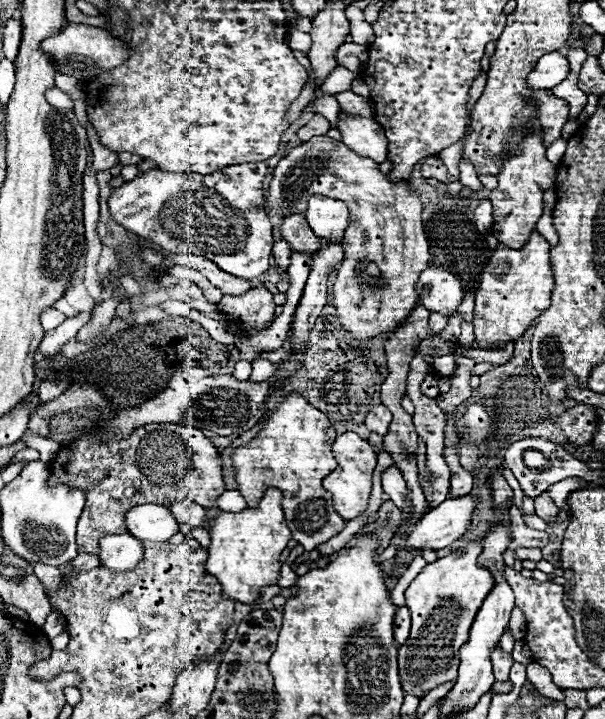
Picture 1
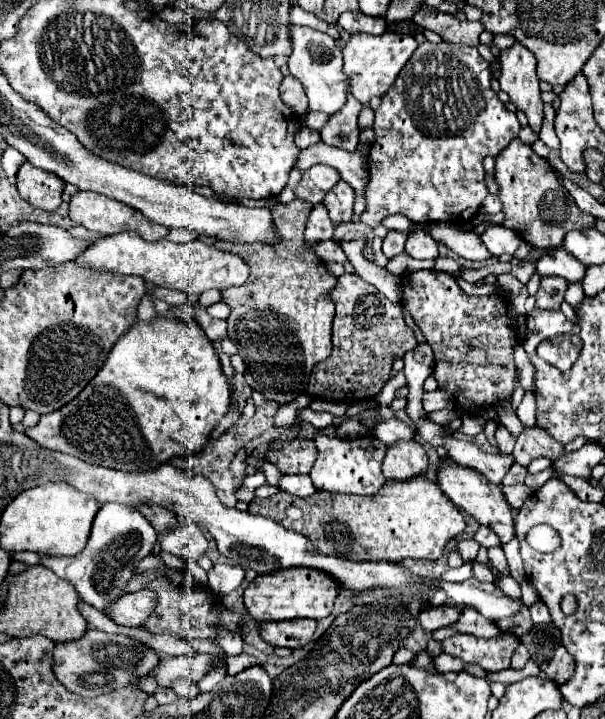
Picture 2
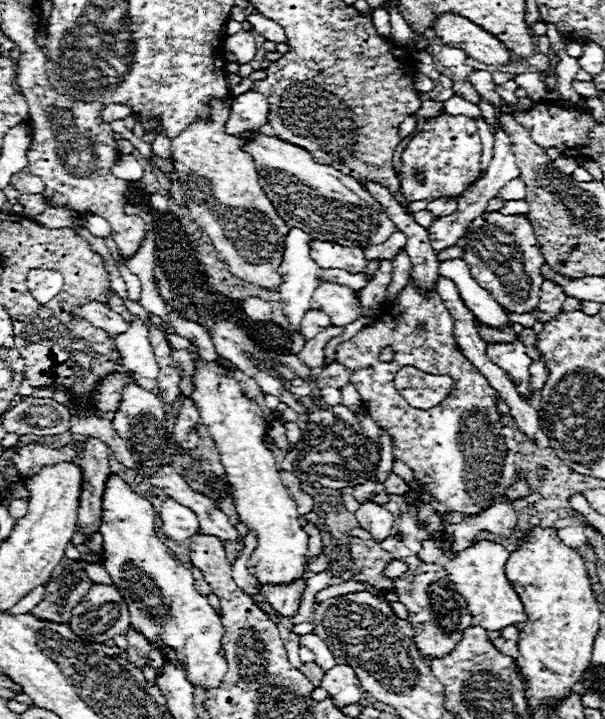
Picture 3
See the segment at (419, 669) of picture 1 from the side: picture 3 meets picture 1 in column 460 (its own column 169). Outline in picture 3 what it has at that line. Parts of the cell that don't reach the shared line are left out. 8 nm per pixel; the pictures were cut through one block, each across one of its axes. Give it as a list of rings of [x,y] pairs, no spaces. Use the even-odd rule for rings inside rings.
[[[110,474],[100,524],[100,534],[104,536],[104,568],[128,604],[130,624],[152,644],[162,638],[162,642],[176,652],[178,662],[194,686],[216,688],[226,674],[222,652],[224,626],[218,612],[208,604],[208,598],[194,590],[192,572],[184,568],[156,536],[154,518],[154,506],[138,496],[120,476]]]

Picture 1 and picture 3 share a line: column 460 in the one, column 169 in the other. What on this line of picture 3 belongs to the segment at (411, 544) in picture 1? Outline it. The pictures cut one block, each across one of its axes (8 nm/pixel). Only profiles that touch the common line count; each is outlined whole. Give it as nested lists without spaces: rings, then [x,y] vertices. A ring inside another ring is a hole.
[[[166,498],[162,502],[160,518],[162,518],[162,530],[172,540],[186,540],[198,528],[196,514],[188,506],[176,502],[174,498]]]

